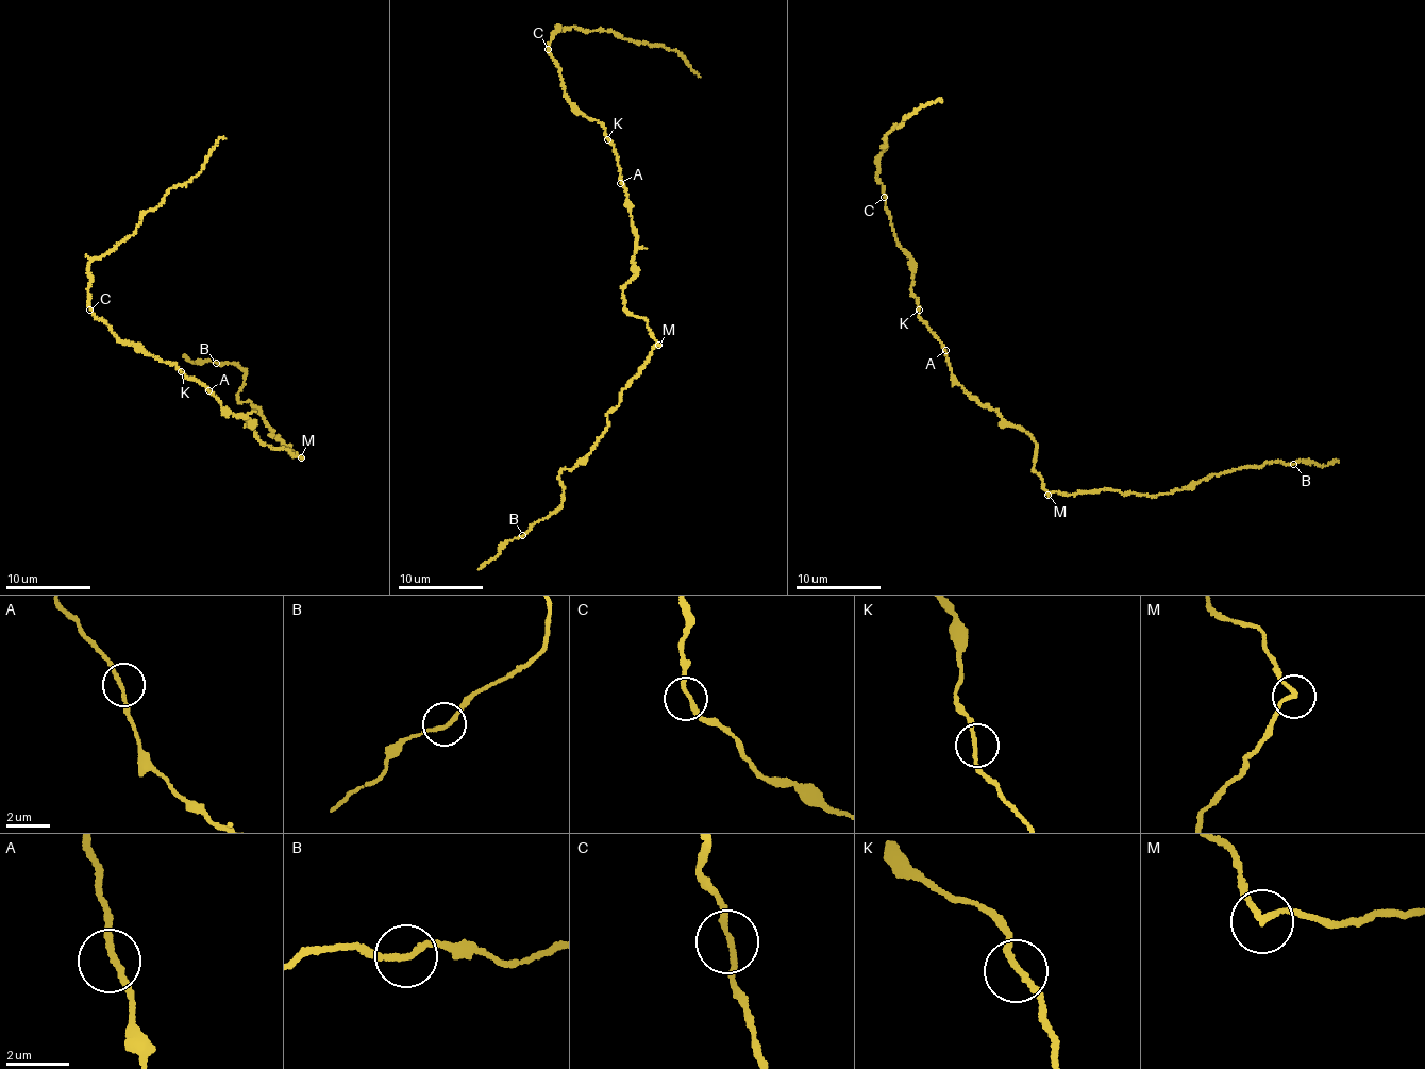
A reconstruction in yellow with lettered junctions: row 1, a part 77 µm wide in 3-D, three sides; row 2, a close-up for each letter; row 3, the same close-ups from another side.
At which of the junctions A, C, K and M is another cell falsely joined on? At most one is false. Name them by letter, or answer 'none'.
M

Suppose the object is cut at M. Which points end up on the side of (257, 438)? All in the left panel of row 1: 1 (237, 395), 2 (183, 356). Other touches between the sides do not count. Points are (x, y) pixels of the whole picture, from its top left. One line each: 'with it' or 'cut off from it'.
1: cut off from it
2: cut off from it

